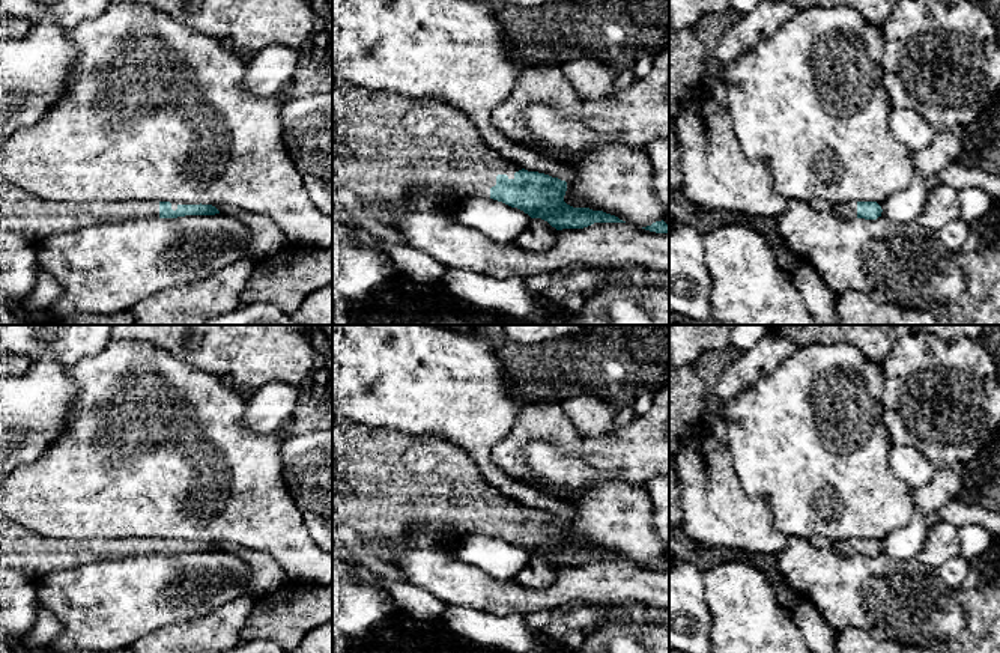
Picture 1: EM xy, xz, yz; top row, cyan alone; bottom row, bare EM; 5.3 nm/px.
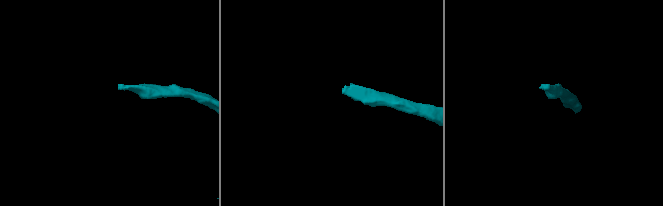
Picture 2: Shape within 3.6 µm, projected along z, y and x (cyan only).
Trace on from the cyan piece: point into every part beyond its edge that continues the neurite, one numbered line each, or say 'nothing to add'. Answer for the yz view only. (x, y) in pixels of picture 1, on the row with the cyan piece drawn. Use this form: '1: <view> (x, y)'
1: yz (848, 209)

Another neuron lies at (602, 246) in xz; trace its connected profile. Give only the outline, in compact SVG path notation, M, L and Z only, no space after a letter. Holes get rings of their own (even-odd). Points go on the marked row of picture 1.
M382 209L379 214L406 238L409 247L436 259L447 269L507 278L580 266L617 274L624 265L636 265L669 274L669 233L650 232L630 223L562 229L552 248L529 253L513 242L492 241L454 217L433 212L389 217Z

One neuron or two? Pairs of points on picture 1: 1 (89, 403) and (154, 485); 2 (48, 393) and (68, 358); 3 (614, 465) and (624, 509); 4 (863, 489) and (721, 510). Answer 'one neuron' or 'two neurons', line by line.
1: one neuron
2: two neurons
3: two neurons
4: two neurons

